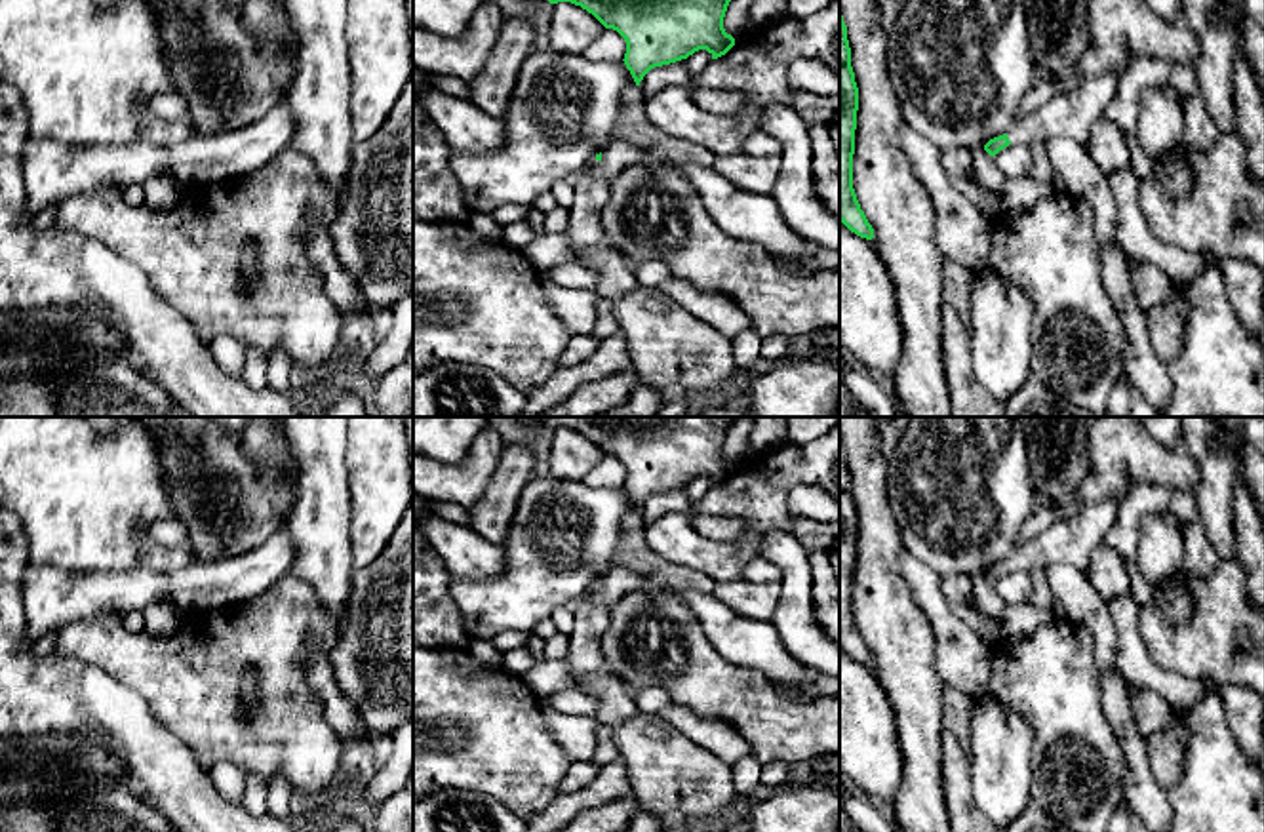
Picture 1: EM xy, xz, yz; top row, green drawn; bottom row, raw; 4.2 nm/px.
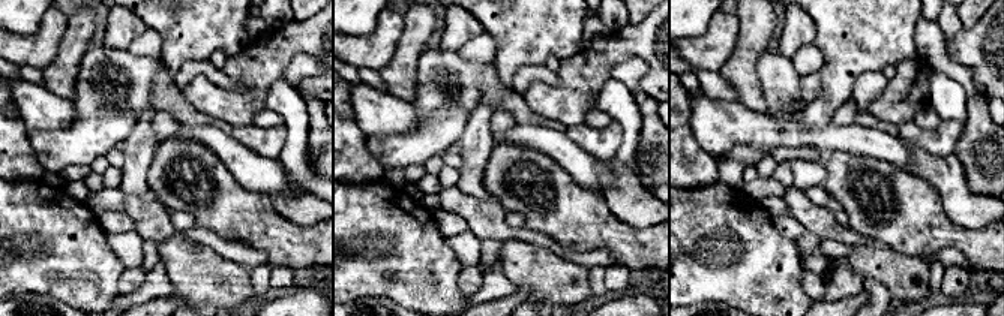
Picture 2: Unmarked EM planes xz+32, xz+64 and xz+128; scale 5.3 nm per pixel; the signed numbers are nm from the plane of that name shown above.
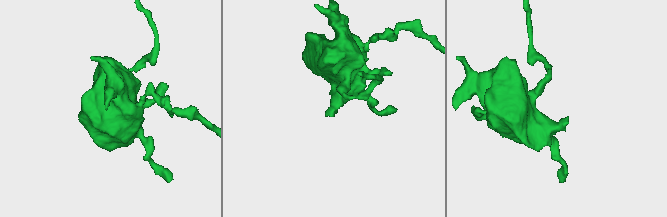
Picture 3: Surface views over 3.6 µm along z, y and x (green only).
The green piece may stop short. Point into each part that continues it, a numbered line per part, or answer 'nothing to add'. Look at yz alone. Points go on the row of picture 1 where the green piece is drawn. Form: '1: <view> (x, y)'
1: yz (1072, 113)

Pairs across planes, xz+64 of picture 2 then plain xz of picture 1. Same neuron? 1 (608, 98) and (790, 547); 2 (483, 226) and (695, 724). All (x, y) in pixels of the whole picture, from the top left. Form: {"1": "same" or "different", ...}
{"1": "same", "2": "same"}

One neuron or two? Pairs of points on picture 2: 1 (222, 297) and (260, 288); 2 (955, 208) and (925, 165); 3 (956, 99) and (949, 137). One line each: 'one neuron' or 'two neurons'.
1: two neurons
2: one neuron
3: two neurons

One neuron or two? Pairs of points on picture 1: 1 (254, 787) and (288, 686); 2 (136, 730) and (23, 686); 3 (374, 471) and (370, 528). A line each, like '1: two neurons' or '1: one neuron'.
1: two neurons
2: one neuron
3: one neuron

